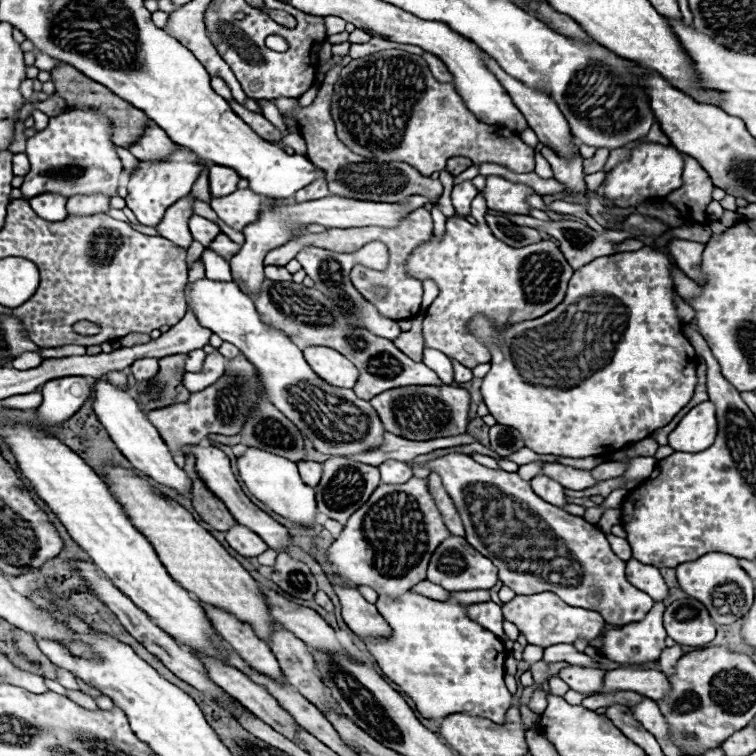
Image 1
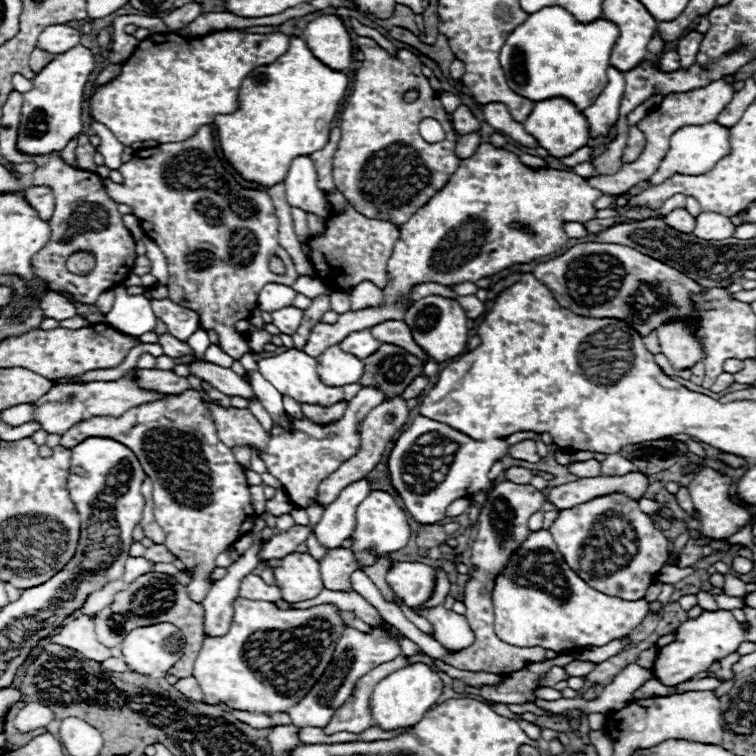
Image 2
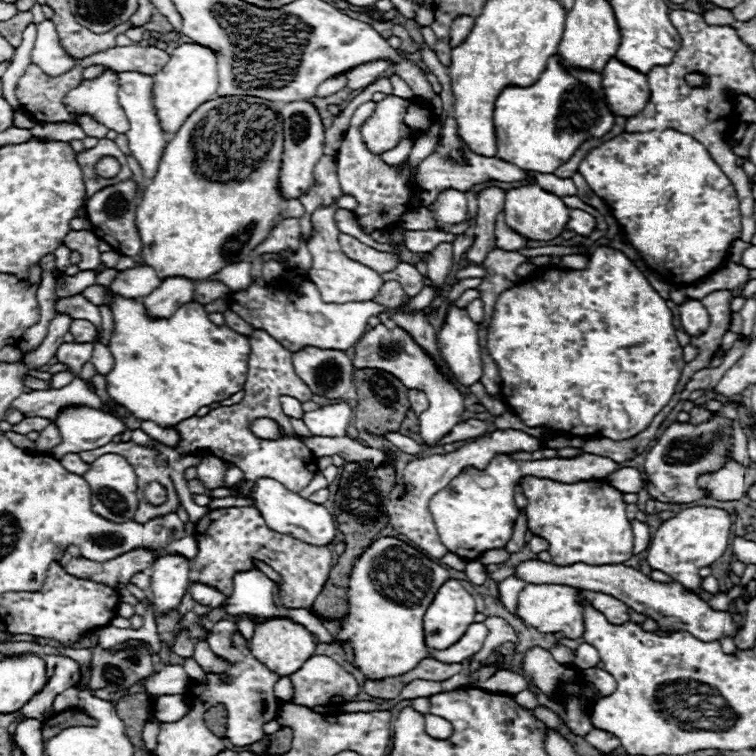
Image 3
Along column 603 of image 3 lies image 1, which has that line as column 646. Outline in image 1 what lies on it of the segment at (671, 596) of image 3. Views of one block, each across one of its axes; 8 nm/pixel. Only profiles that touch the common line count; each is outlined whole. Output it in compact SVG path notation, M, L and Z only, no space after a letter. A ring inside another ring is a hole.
M630 558L626 562L626 578L638 590L644 590L646 594L650 594L650 598L656 602L660 602L668 596L668 586L664 584L656 566L646 566L646 564Z

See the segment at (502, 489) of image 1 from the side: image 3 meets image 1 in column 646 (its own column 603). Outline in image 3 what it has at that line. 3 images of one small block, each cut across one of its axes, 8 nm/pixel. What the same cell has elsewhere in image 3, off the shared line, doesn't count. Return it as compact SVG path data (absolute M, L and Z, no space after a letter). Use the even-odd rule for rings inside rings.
M584 590L586 598L590 600L596 600L596 610L600 610L612 624L624 624L628 622L628 606L612 596L606 596L606 594L594 594L594 592L588 592Z

